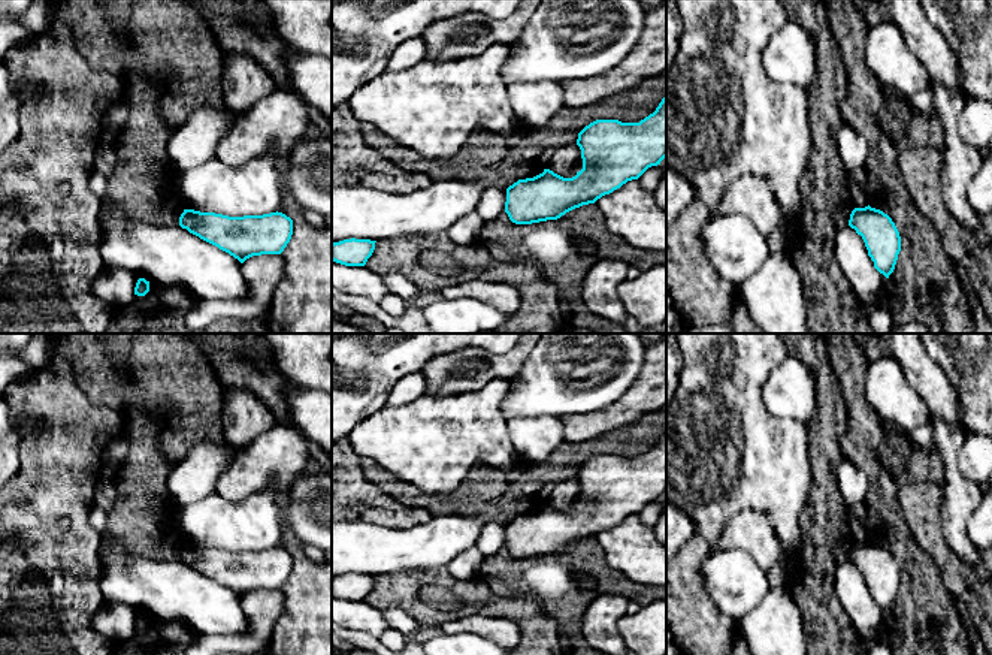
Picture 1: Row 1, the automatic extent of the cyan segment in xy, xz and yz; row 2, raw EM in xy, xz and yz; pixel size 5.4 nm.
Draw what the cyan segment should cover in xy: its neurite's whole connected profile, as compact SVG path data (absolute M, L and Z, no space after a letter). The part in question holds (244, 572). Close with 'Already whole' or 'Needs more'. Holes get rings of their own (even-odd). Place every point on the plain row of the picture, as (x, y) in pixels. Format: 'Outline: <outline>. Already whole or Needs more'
Outline: M184 544L179 561L229 588L241 598L252 591L281 589L293 570L293 555L278 546L229 552Z. Already whole

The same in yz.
Outline: M868 540L852 546L849 561L862 571L874 603L889 613L901 586L901 571L892 553Z. Already whole

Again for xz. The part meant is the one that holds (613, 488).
Outline: M666 429L656 446L639 458L590 458L578 468L577 480L583 504L575 511L563 513L544 504L506 523L505 547L512 558L557 555L660 499L666 492Z. Already whole

